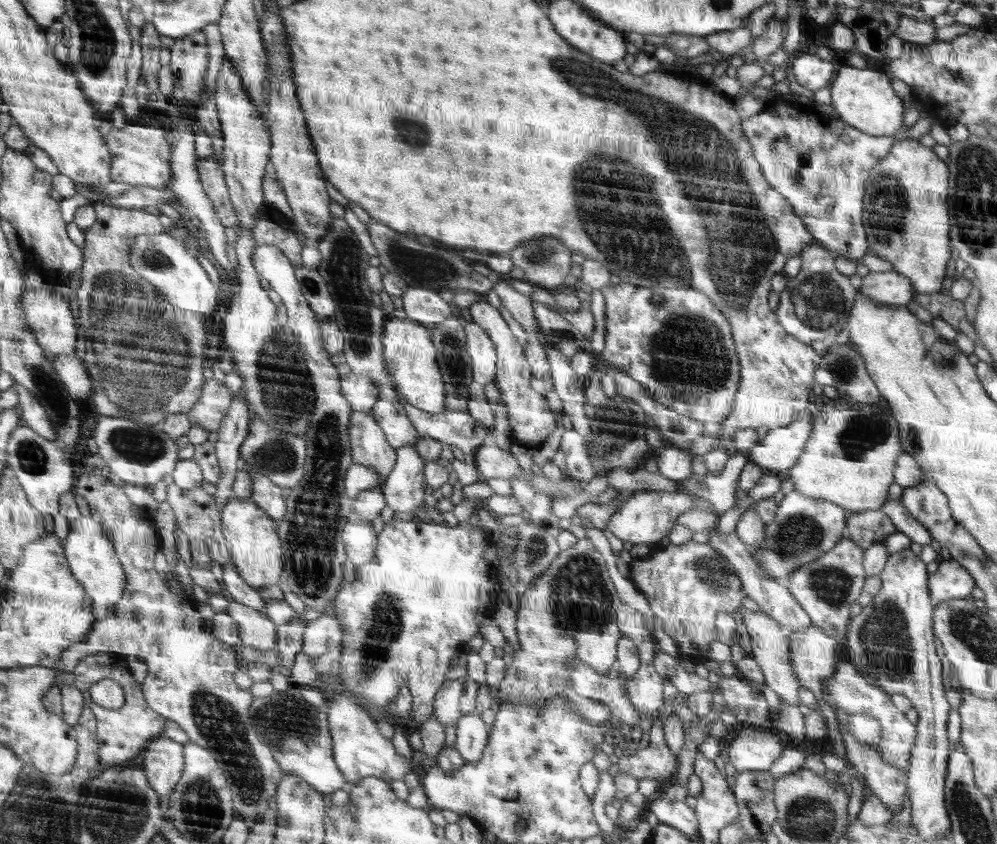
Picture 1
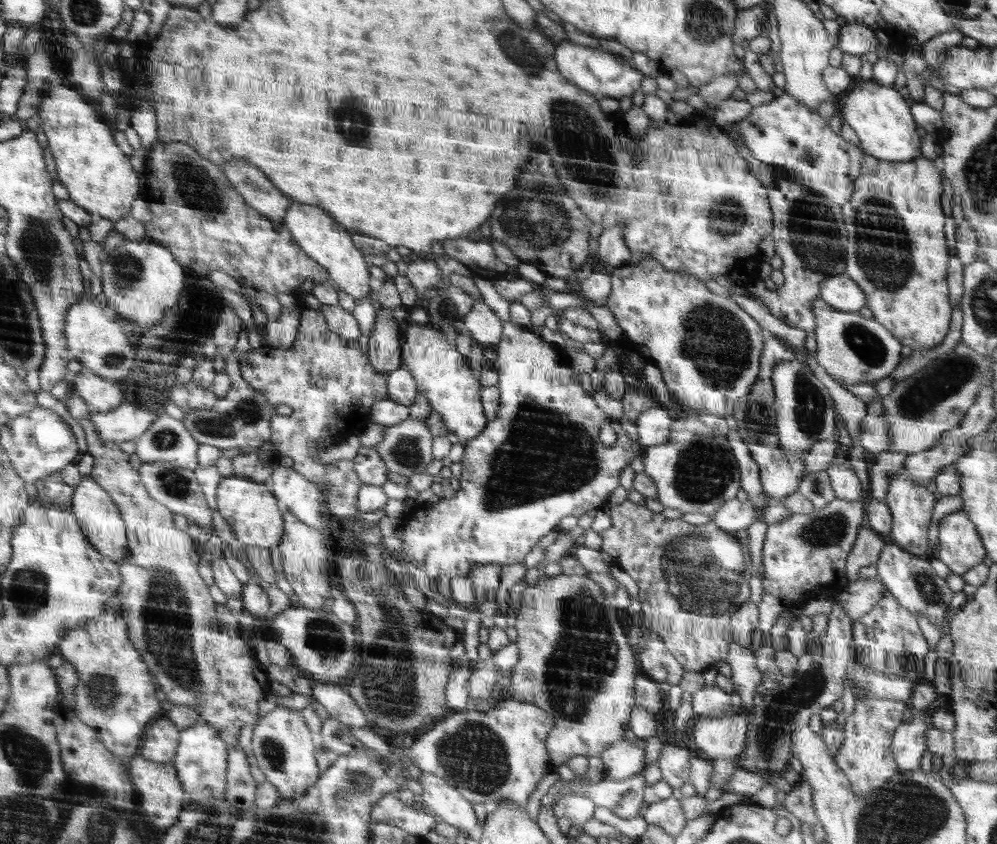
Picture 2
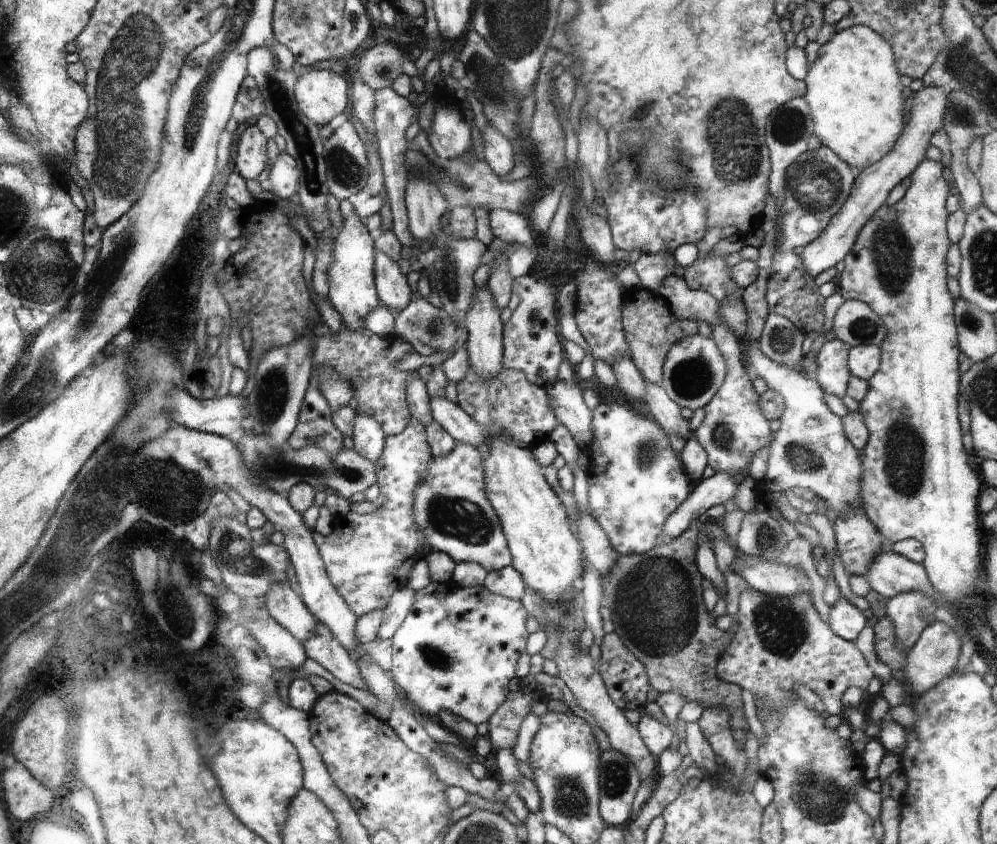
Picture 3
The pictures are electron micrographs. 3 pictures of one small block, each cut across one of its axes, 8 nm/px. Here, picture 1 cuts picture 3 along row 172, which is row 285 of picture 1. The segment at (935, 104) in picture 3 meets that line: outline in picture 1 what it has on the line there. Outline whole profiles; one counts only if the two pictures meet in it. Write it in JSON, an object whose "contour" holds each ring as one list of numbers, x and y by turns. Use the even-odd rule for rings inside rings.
{"contour":[[894,270,868,273,856,282,857,289,862,295,873,298,881,304,896,306,908,305,917,290,913,286,912,279]]}

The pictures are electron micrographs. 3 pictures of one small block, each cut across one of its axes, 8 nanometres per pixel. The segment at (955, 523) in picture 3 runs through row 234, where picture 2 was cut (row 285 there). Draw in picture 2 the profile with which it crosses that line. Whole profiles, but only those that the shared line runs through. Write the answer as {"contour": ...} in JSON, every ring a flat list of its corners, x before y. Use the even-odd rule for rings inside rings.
{"contour":[[866,155,866,166,861,166,862,178,858,178,858,190,854,189,854,198,842,207,842,214,845,214,846,226,848,227,848,245,847,257,845,260,845,272,853,279,862,291,868,296,868,308,872,310,874,318,886,330,890,331,892,336,898,339,900,344,910,346,913,351,928,350,938,347,949,334,949,326,952,324,952,302,949,299,949,286,946,286,946,270,949,270,948,248,946,248,946,238,944,238,944,211,940,206,940,196,942,196,942,181,944,175,939,162,926,160,925,157,914,159,912,161,884,161,872,156]]}

